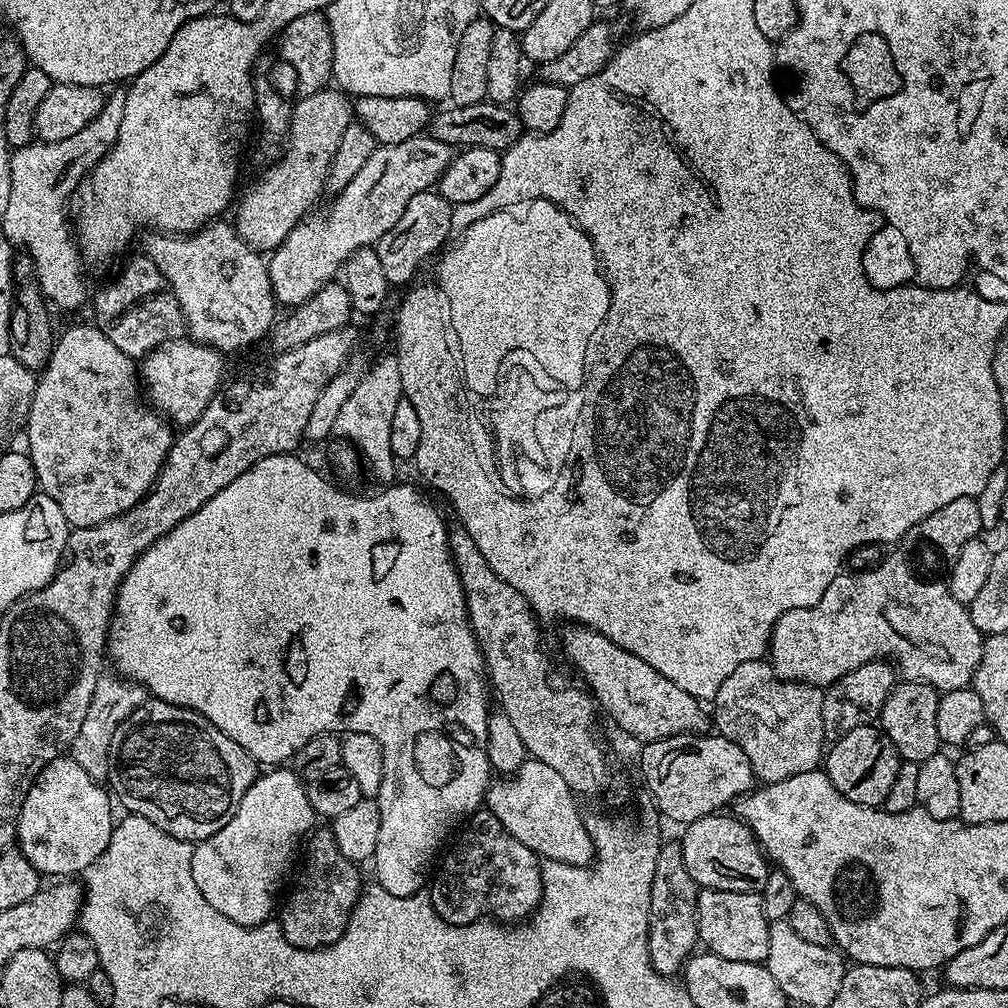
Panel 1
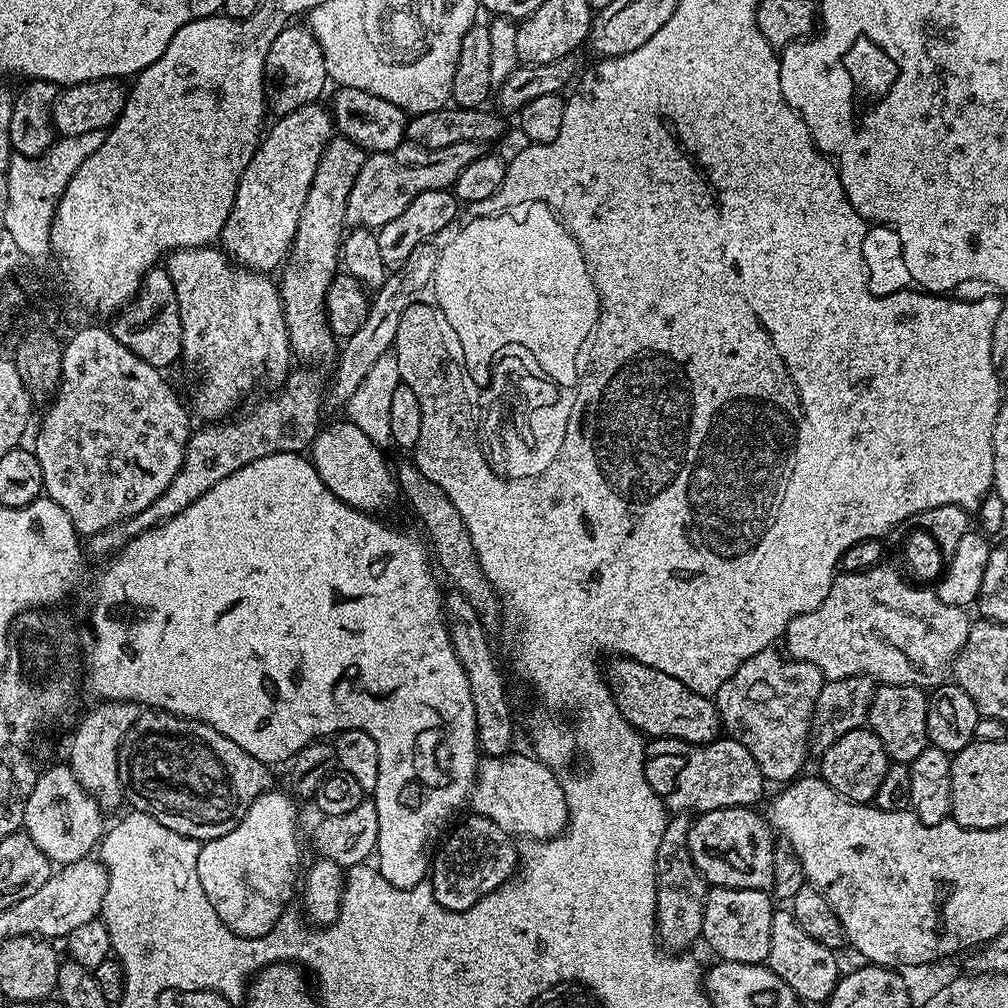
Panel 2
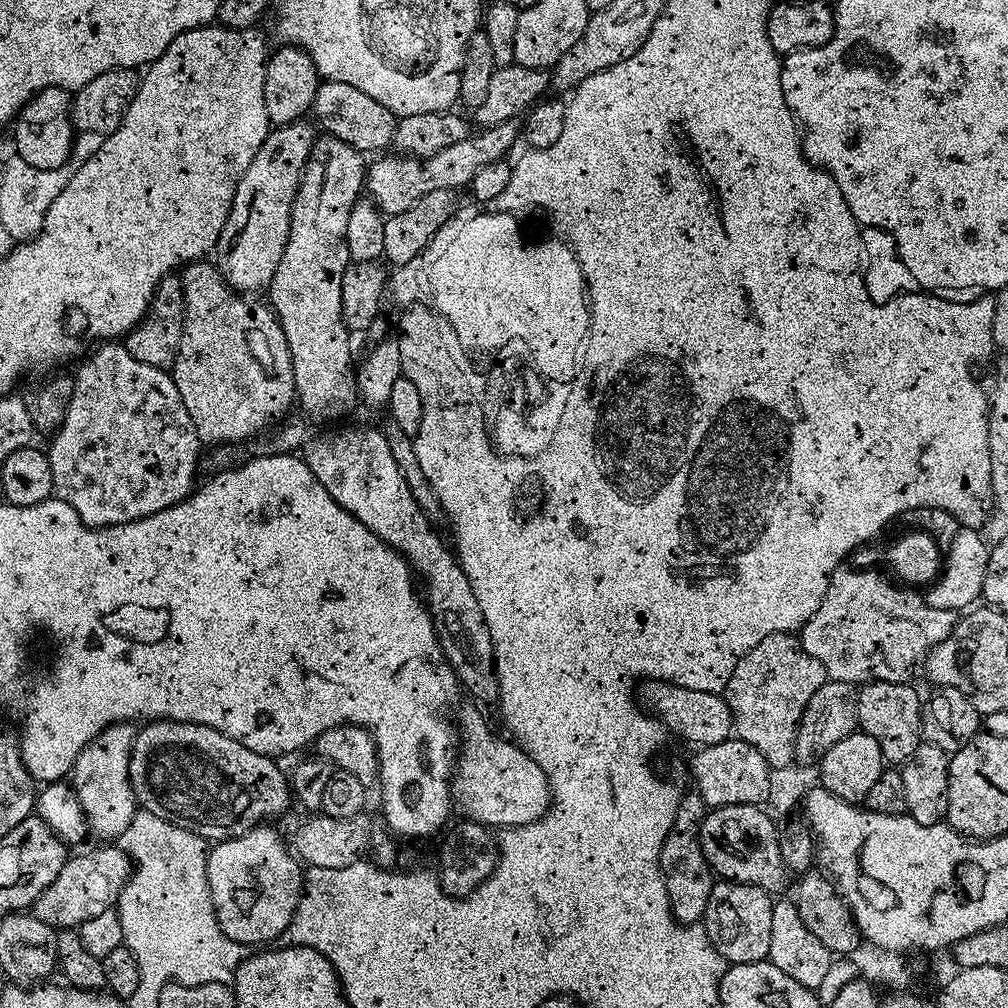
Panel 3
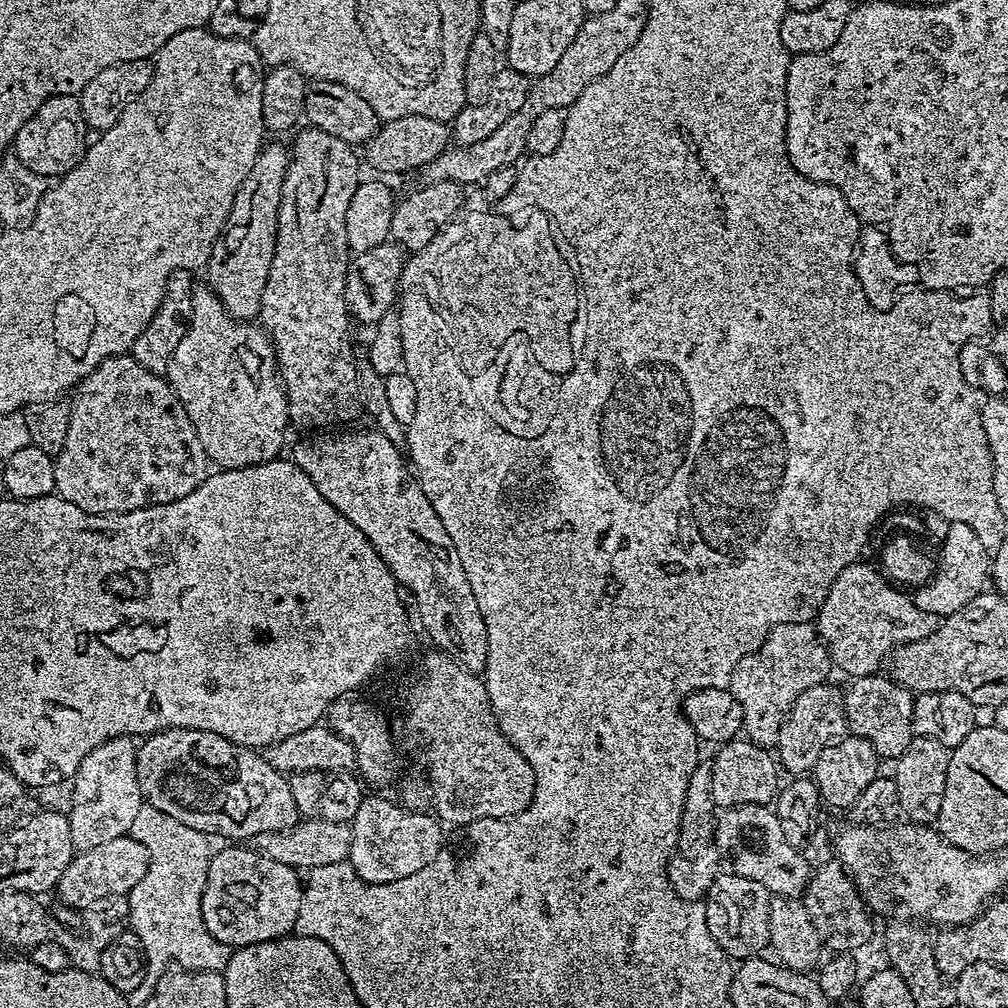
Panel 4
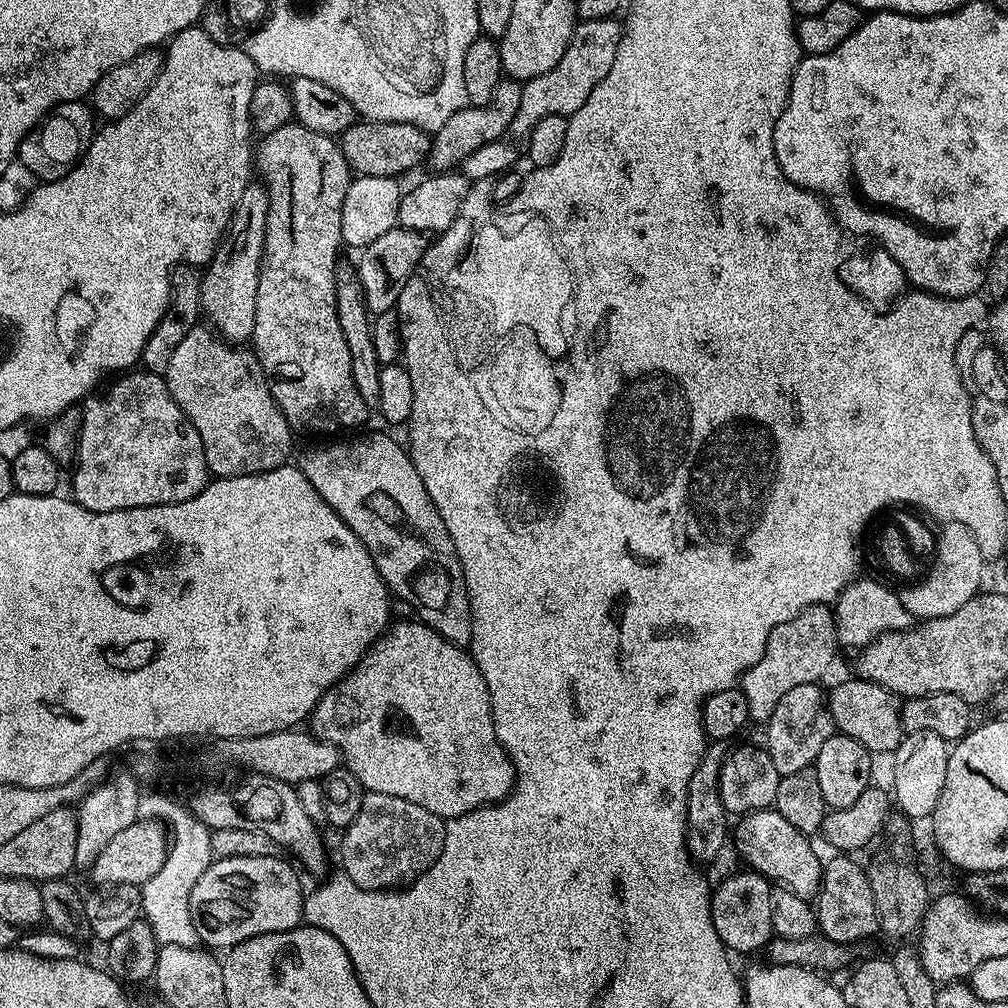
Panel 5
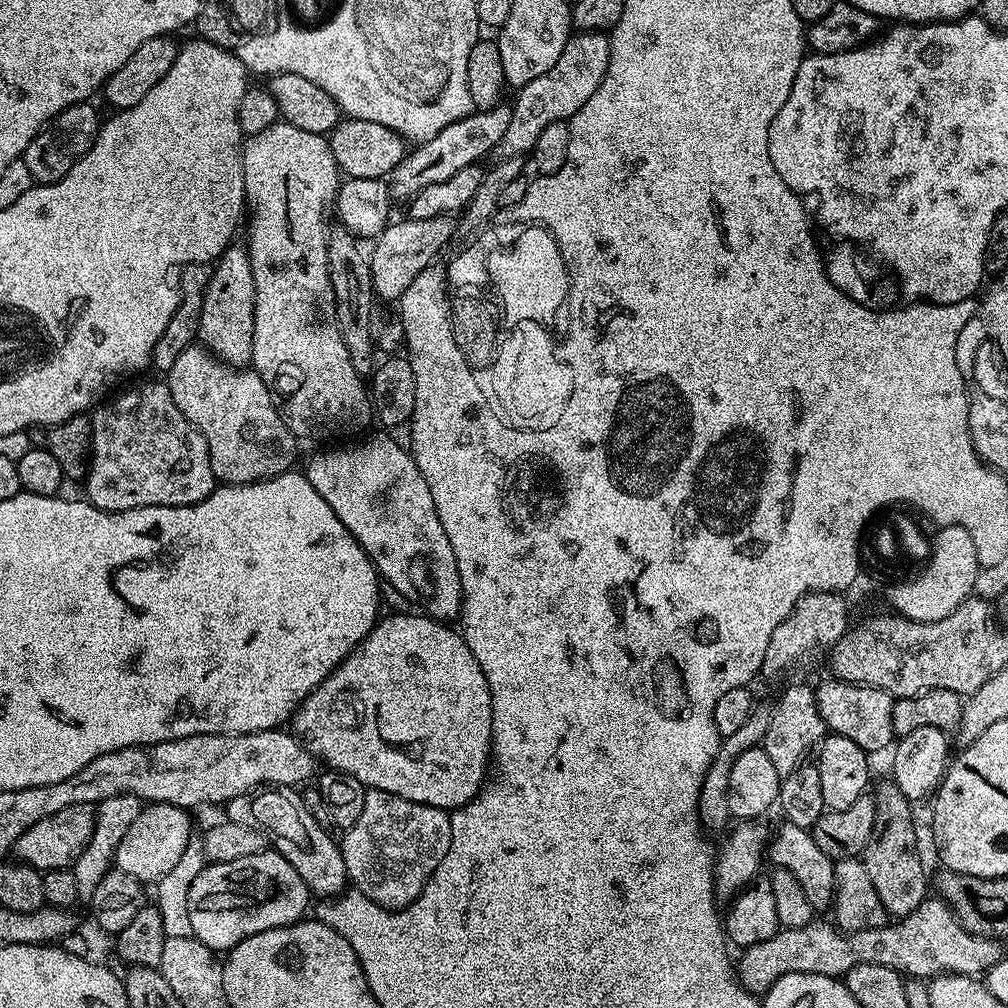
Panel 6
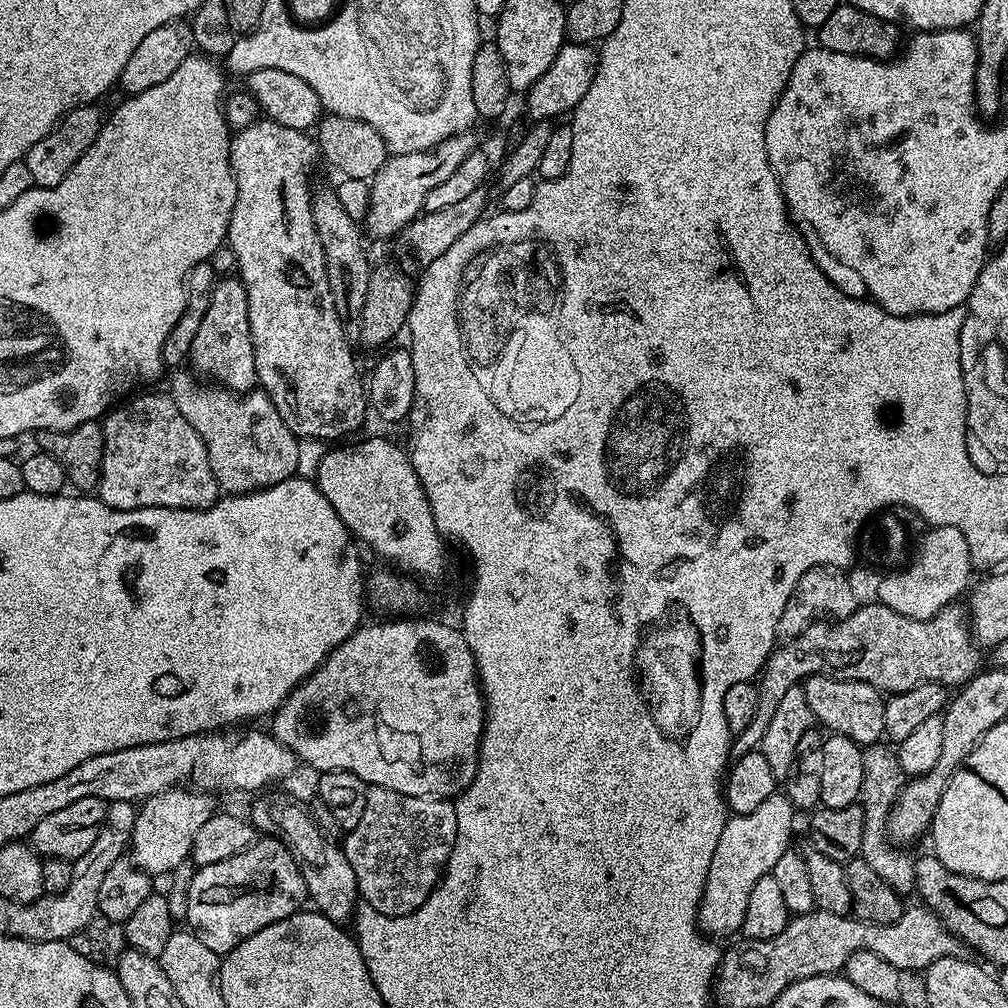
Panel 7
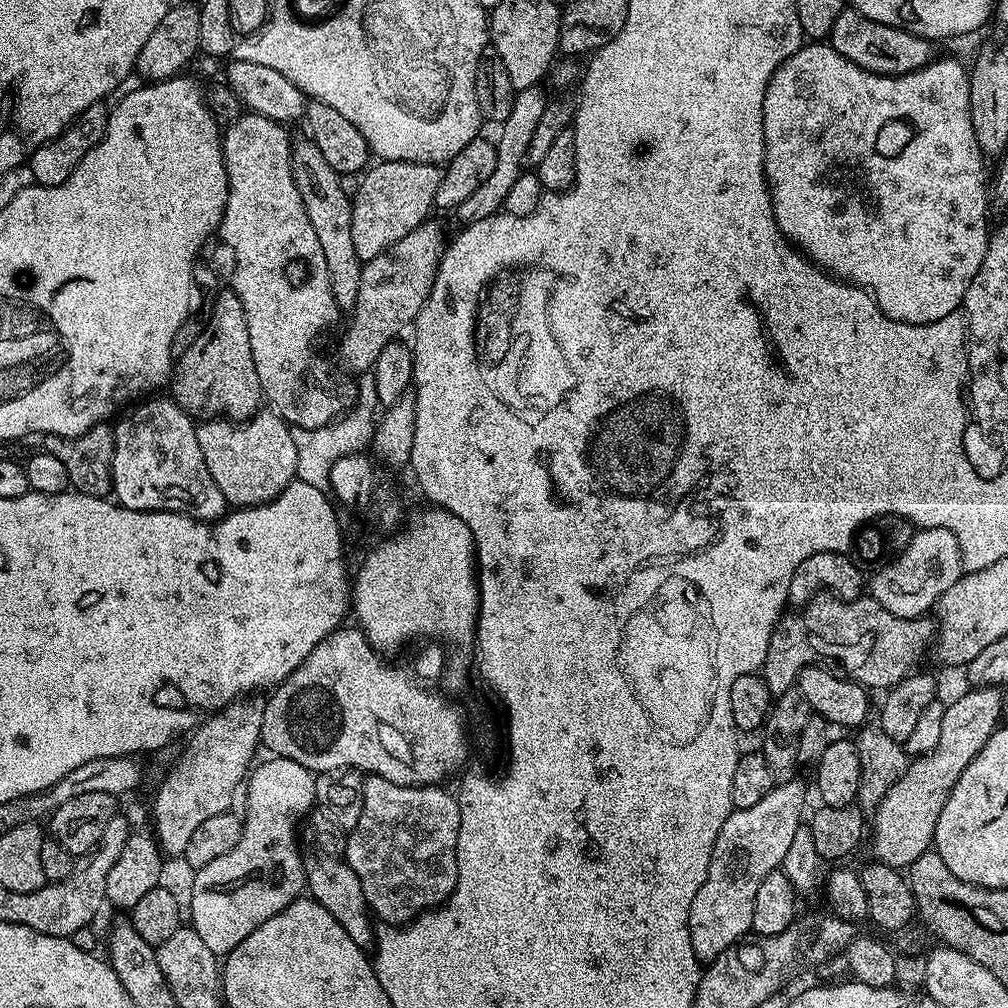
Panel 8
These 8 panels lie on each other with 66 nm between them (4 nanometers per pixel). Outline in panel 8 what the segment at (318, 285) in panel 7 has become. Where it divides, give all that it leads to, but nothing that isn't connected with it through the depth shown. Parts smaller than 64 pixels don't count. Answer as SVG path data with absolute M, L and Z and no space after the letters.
M248 112L238 117L235 122L227 125L222 132L222 143L224 146L224 165L228 171L228 197L226 198L226 210L222 214L222 222L218 229L219 239L224 239L228 243L228 248L232 251L232 260L236 265L232 268L231 291L238 294L238 302L242 302L242 310L246 310L246 330L250 330L250 354L254 354L254 366L258 370L258 382L265 401L268 400L273 409L292 428L321 428L332 423L333 420L343 416L350 408L350 397L354 388L350 383L339 384L336 380L327 380L324 376L316 373L316 368L312 365L312 343L316 340L316 335L323 328L328 328L335 322L338 316L336 302L331 294L330 274L326 266L325 255L322 254L321 243L318 242L314 229L310 226L310 220L306 216L306 209L302 204L302 197L298 192L298 187L294 182L294 174L291 173L292 147L293 141L288 141L289 129L285 125L279 124L277 120L271 120L265 116L259 116L256 112Z

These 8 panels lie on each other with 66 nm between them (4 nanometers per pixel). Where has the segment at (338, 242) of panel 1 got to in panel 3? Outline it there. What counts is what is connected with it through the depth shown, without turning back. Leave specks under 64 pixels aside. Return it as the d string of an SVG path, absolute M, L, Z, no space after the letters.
M507 120L493 128L473 131L462 138L462 142L454 142L454 146L446 146L446 150L433 156L381 155L373 159L376 160L373 164L371 161L367 165L367 195L385 217L390 217L402 214L402 210L410 210L410 206L414 206L414 202L422 198L422 194L430 194L430 190L456 192L460 188L467 189L474 174L478 174L482 166L490 166L490 162L498 162L509 155L507 152L515 146L516 136L518 140L521 132L521 125L516 120Z

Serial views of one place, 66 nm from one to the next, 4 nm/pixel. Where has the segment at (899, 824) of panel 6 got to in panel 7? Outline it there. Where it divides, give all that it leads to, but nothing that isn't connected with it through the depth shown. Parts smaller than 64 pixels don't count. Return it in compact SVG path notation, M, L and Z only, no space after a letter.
M868 746L864 748L864 765L862 766L862 790L858 801L864 812L862 822L862 846L859 859L864 860L882 878L882 882L889 884L894 891L901 894L911 893L916 883L916 862L907 856L903 847L892 843L888 836L888 819L892 813L894 802L898 798L900 789L906 783L902 766L898 762L895 751L891 747Z

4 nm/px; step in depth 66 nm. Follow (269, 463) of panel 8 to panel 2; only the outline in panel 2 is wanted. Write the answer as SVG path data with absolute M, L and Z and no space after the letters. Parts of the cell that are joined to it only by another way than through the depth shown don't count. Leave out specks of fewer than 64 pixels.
M216 246L179 248L177 252L169 252L166 269L177 294L178 314L181 315L180 355L183 363L188 363L201 376L196 384L196 412L201 421L223 421L245 403L243 400L255 388L275 390L288 379L294 353L288 342L284 307L275 279L241 268L227 252Z

